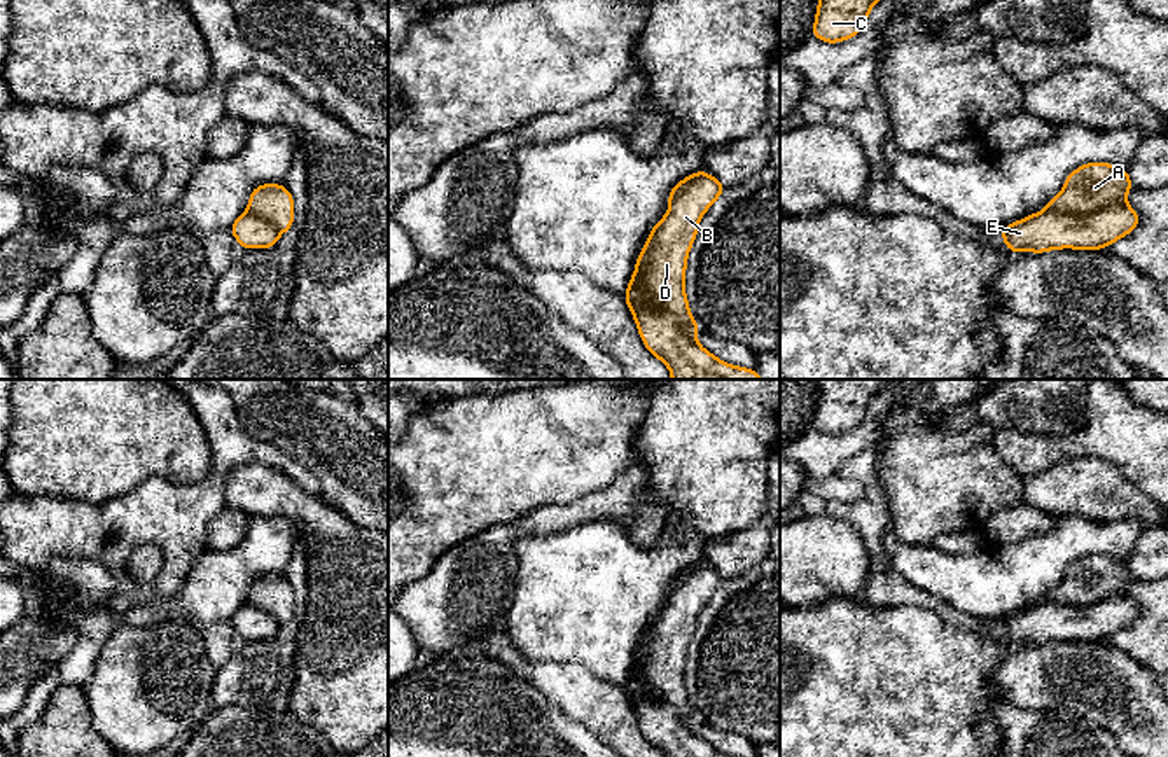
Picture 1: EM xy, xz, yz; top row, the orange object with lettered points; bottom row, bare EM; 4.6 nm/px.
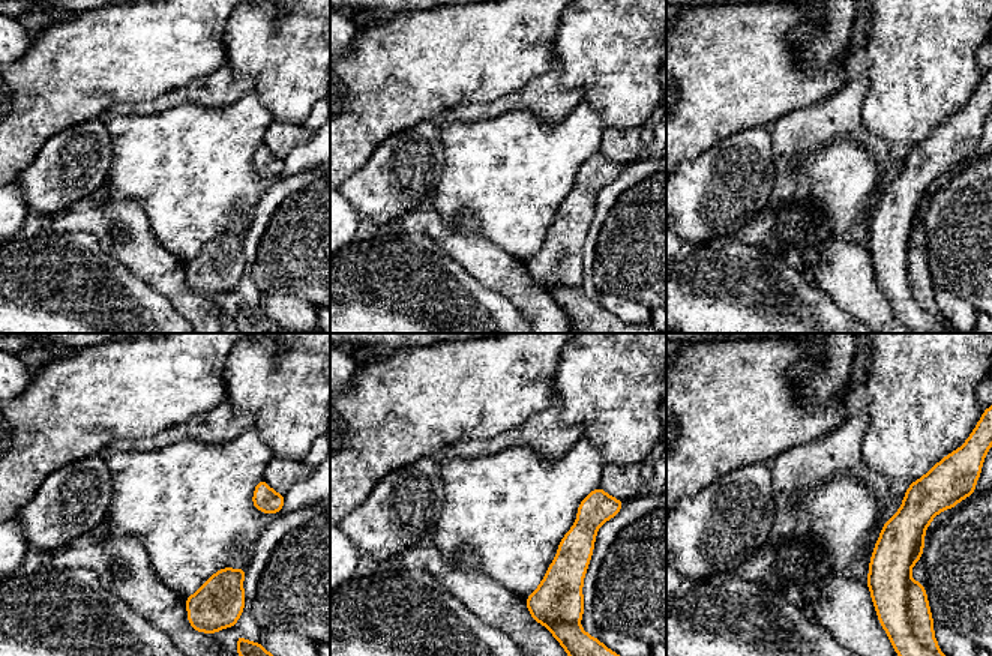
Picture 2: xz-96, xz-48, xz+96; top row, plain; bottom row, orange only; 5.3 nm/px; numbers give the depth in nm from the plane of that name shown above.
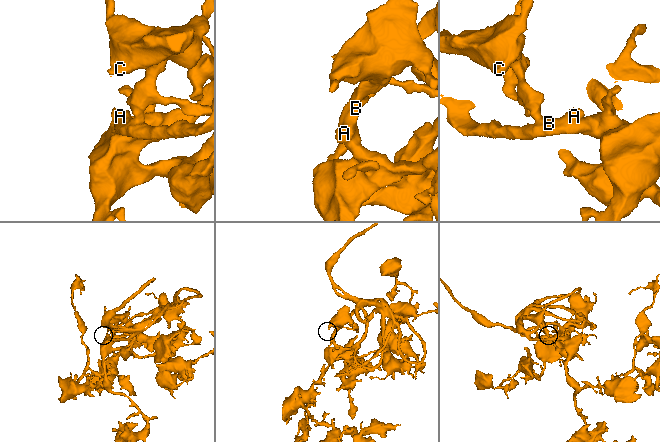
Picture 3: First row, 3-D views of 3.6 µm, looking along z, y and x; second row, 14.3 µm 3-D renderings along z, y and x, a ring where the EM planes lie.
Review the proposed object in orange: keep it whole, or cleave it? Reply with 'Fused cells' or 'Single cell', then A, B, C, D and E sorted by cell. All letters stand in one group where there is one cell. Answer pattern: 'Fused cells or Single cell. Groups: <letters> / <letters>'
Single cell. Groups: A B C D E

